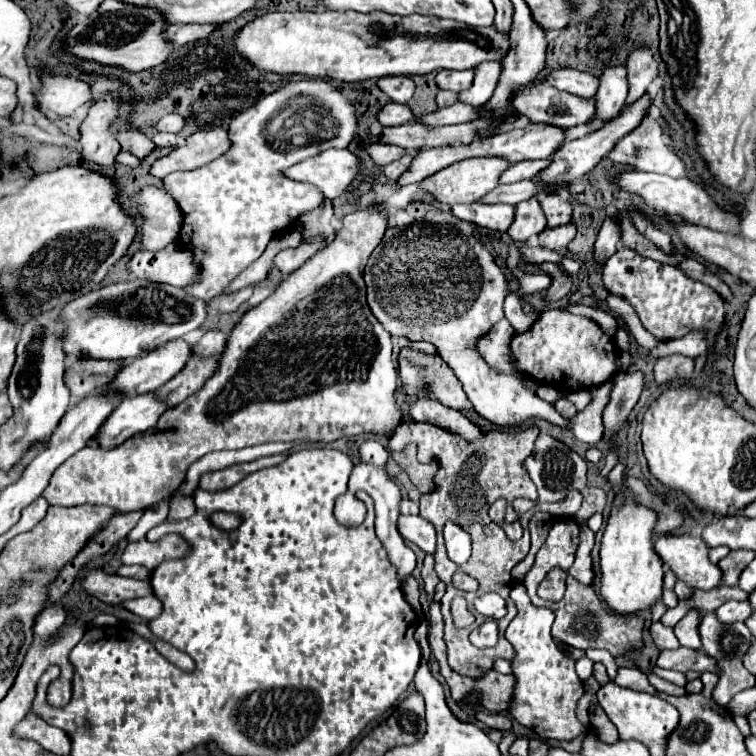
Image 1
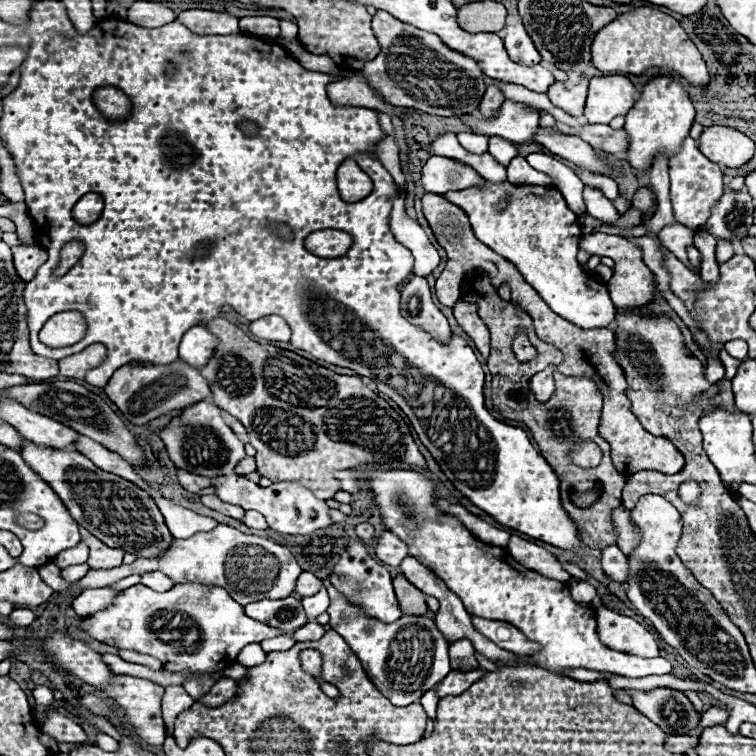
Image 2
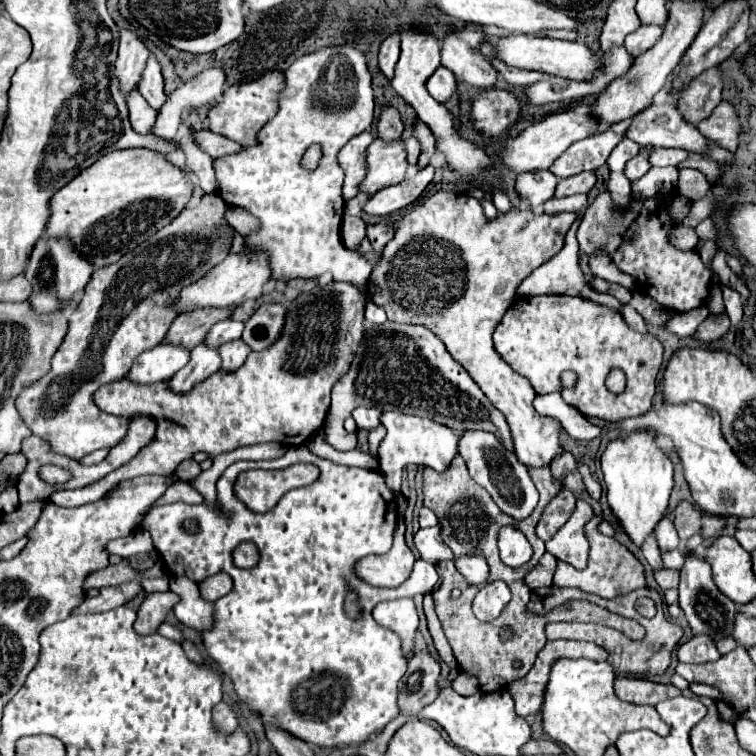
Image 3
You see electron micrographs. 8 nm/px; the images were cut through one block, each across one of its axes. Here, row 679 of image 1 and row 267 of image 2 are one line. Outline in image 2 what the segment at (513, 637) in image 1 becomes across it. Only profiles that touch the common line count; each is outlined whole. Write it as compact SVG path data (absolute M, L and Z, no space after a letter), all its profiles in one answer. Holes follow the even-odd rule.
M484 180L482 188L474 186L460 192L446 192L444 196L466 212L476 238L512 262L552 312L580 328L604 328L614 322L616 308L608 296L608 288L590 288L590 278L580 270L576 256L582 228L560 190L554 186L496 184ZM500 202L504 202L502 210L498 208Z

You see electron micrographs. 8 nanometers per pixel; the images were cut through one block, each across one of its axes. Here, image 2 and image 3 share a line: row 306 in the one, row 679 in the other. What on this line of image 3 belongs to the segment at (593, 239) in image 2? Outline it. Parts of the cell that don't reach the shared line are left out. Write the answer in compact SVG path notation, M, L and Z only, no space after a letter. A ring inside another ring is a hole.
M616 678L616 694L624 702L638 704L638 706L656 706L660 700L672 696L672 686L656 684L642 678Z

